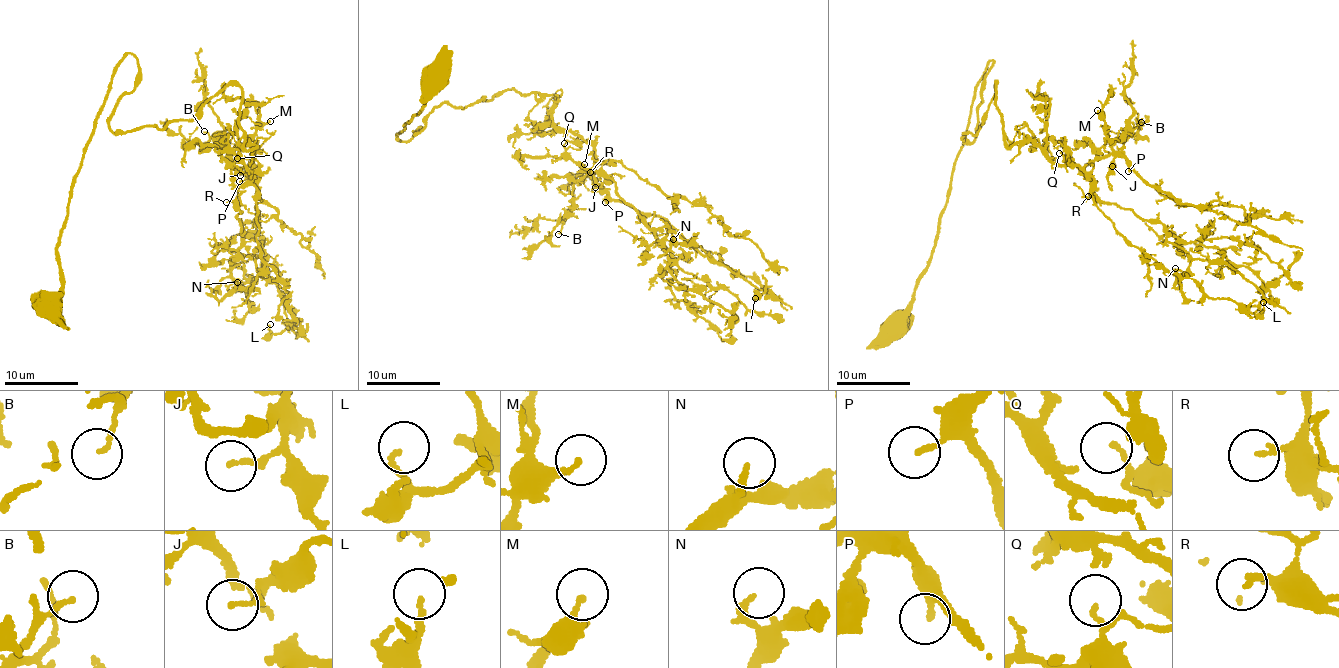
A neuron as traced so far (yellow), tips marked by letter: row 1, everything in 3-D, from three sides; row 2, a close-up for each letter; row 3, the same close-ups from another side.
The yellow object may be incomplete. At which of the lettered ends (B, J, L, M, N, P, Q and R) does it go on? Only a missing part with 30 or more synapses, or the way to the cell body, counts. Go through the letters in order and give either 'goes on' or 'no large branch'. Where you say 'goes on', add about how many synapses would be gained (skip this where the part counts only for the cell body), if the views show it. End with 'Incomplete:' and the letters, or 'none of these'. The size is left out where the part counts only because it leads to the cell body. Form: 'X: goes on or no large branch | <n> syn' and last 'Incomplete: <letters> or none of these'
B: no large branch
J: no large branch
L: no large branch
M: no large branch
N: no large branch
P: no large branch
Q: no large branch
R: no large branch
Incomplete: none of these

